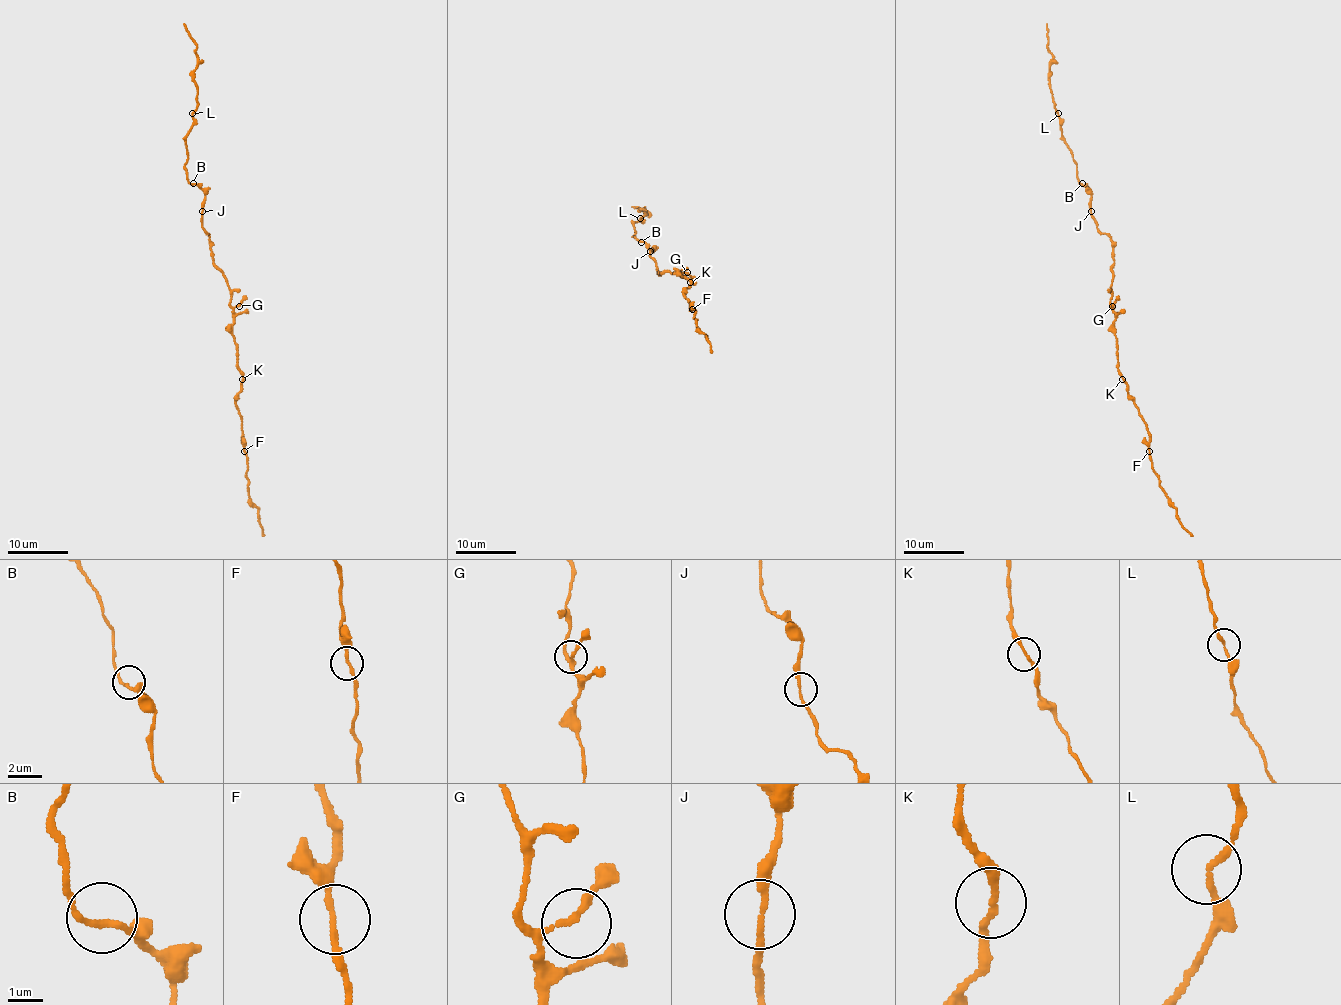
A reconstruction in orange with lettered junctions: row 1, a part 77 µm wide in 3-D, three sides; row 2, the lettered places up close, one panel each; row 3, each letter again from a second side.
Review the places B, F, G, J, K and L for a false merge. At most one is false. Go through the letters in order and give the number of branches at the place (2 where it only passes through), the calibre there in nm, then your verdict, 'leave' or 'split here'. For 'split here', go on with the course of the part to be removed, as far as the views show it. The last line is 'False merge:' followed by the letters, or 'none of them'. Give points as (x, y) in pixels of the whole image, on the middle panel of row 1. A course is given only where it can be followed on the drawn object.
B: 2 | 180 nm | leave
F: 2 | 180 nm | leave
G: 2 | 180 nm | leave
J: 2 | 170 nm | leave
K: 2 | 180 nm | leave
L: 2 | 170 nm | leave
False merge: none of them

